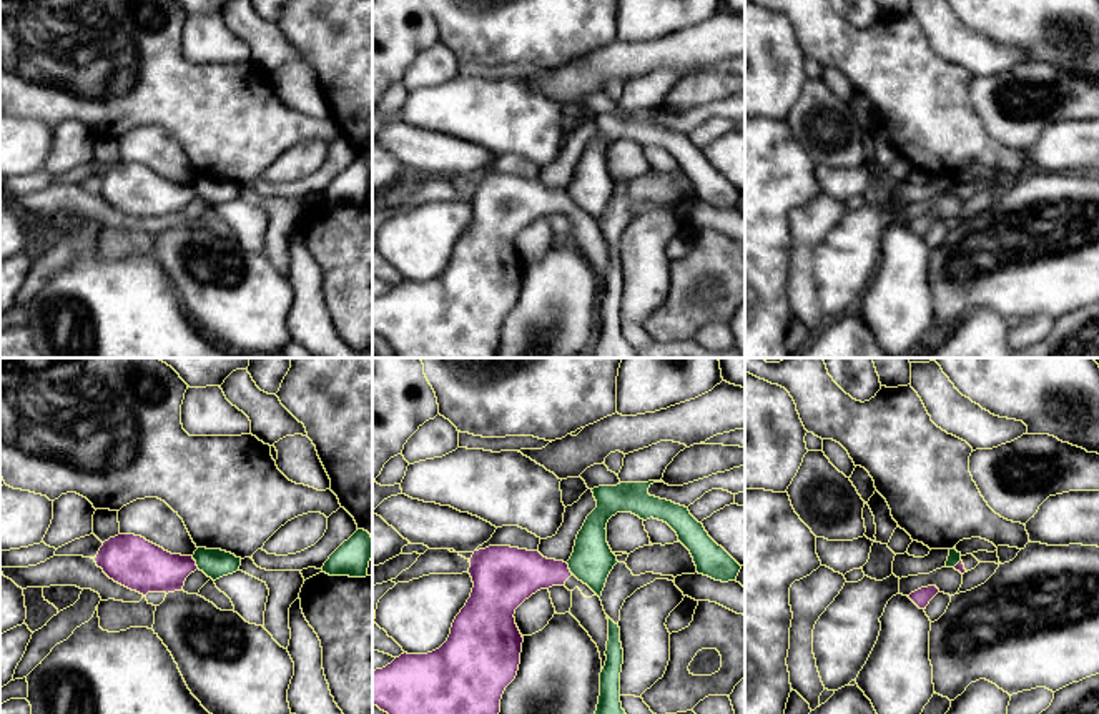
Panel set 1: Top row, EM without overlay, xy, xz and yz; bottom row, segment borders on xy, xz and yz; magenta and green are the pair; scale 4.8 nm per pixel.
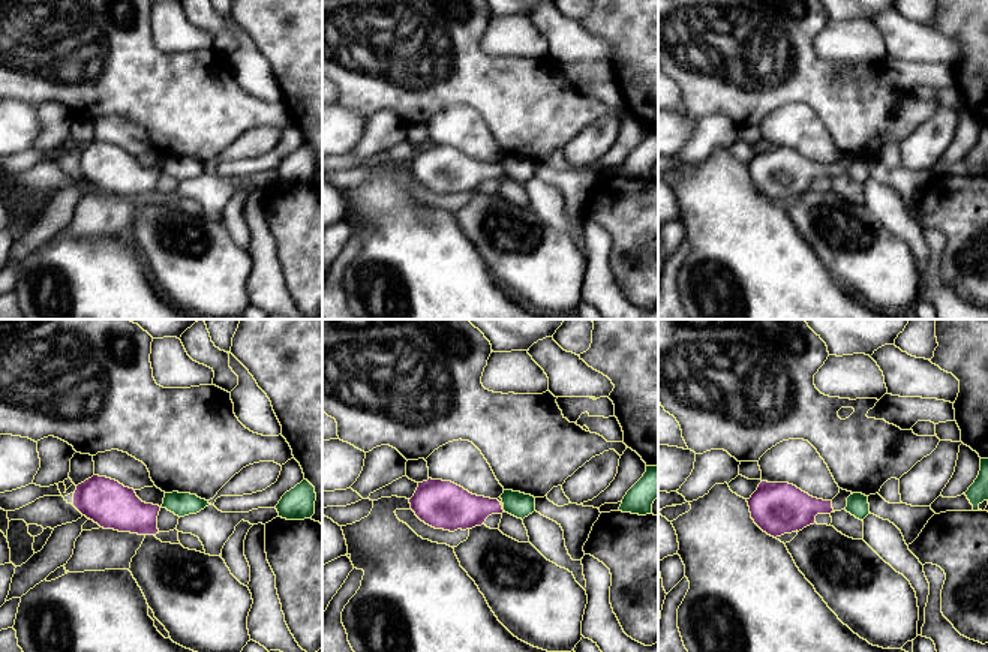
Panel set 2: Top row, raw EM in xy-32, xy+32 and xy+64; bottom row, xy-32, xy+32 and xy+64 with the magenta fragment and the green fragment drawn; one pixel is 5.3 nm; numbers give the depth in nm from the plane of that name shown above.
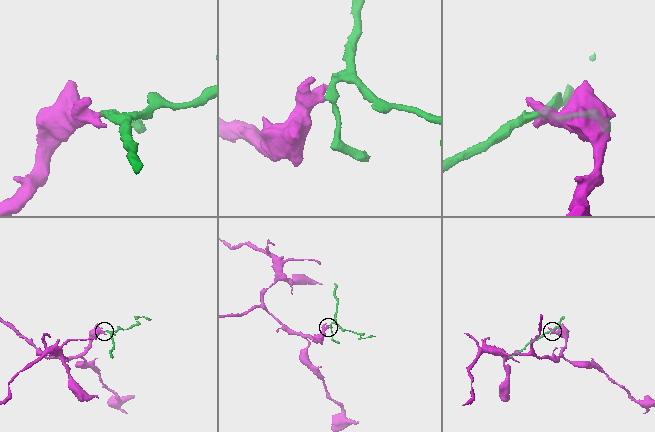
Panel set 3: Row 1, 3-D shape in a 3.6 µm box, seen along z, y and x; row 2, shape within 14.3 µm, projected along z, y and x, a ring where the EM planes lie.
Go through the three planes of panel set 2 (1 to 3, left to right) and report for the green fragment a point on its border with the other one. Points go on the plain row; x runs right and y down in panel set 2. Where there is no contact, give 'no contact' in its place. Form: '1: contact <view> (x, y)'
1: no contact
2: no contact
3: no contact

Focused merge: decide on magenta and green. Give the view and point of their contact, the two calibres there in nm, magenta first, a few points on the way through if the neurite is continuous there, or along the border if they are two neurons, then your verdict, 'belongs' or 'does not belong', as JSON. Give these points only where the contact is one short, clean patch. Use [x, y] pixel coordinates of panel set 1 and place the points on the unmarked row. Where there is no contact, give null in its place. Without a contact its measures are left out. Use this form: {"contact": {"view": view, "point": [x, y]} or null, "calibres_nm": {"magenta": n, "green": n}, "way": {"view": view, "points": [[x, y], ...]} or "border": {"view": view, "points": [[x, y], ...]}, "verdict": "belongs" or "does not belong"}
{"contact": {"view": "xy", "point": [195, 190]}, "calibres_nm": {"magenta": 240, "green": 140}, "border": {"view": "xy", "points": [[192, 183], [198, 195]]}, "verdict": "does not belong"}

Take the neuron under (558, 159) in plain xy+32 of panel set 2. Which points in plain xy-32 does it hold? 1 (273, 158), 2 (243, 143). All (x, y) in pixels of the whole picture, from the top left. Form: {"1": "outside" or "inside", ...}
{"1": "inside", "2": "outside"}

